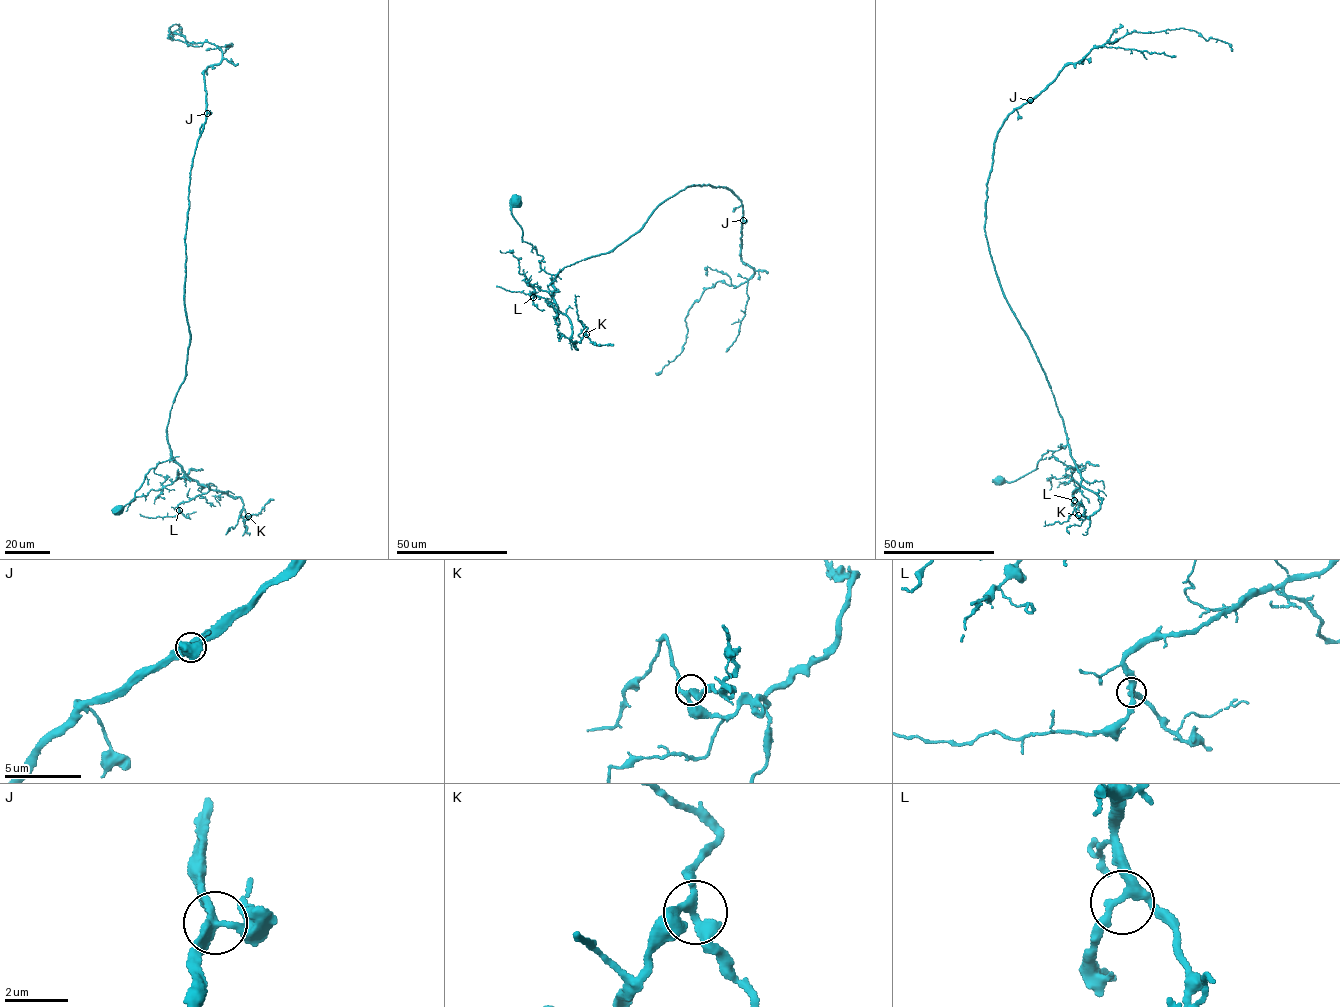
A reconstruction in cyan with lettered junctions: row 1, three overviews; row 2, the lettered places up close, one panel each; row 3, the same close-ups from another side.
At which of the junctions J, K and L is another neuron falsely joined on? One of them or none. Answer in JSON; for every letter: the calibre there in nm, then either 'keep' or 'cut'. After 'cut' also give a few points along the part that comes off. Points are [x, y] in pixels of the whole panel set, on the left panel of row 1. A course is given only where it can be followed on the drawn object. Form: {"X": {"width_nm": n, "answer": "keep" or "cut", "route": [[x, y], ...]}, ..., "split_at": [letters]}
{"J": {"width_nm": 300, "answer": "keep"}, "K": {"width_nm": 280, "answer": "keep"}, "L": {"width_nm": 280, "answer": "keep"}, "split_at": []}

